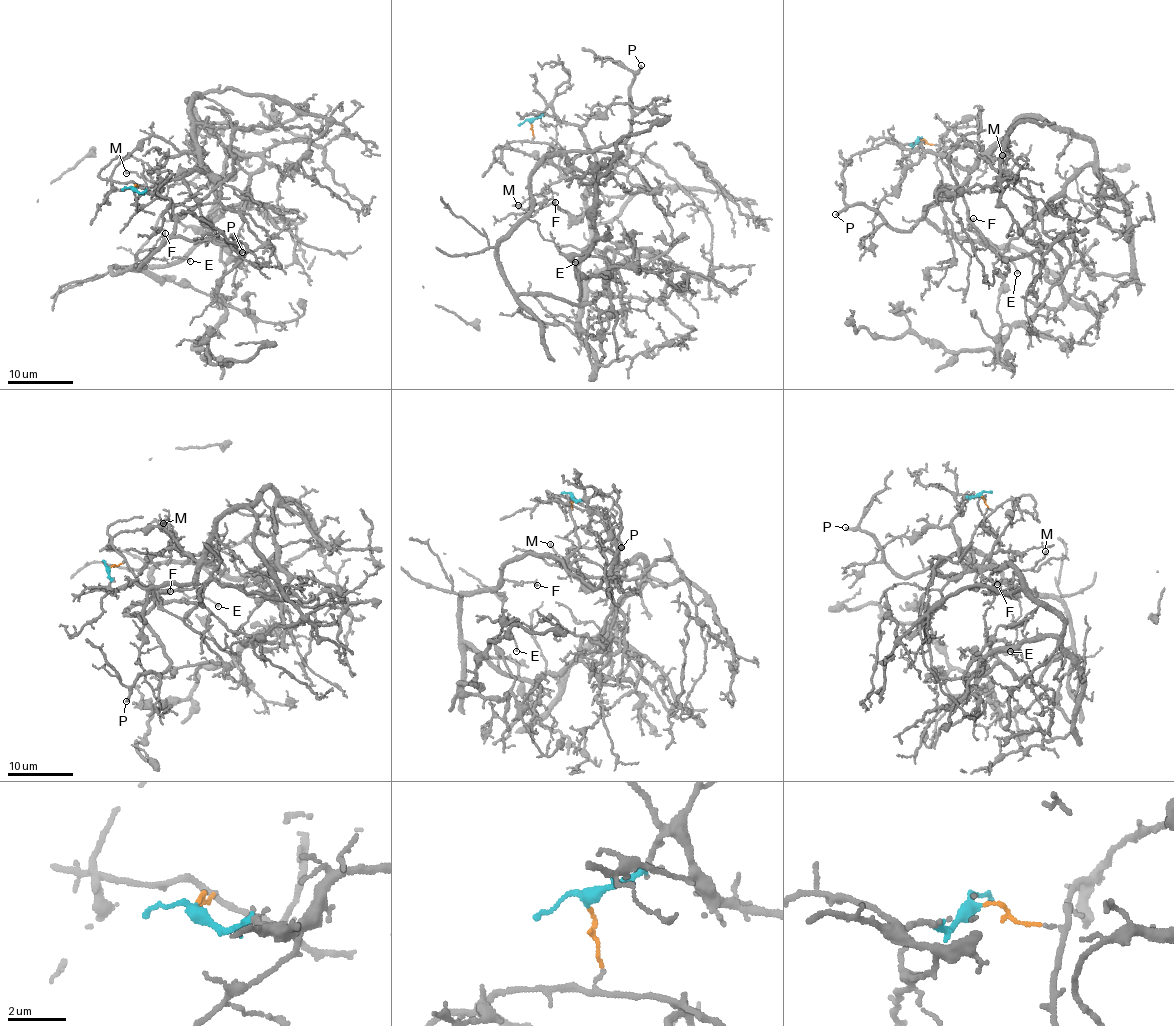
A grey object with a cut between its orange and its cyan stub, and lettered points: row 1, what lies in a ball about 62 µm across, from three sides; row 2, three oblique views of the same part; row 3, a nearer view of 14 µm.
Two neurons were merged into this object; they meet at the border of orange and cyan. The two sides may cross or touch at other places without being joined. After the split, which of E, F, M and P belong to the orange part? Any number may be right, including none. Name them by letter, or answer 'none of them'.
E, F, P

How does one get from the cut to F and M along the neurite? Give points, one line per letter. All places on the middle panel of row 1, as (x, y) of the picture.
F: (530, 122), (534, 141), (561, 149), (568, 163), (544, 158), (525, 215), (555, 202)
M: (530, 122), (549, 107), (579, 128), (595, 159), (596, 208), (573, 217), (551, 203), (538, 210), (517, 205)

